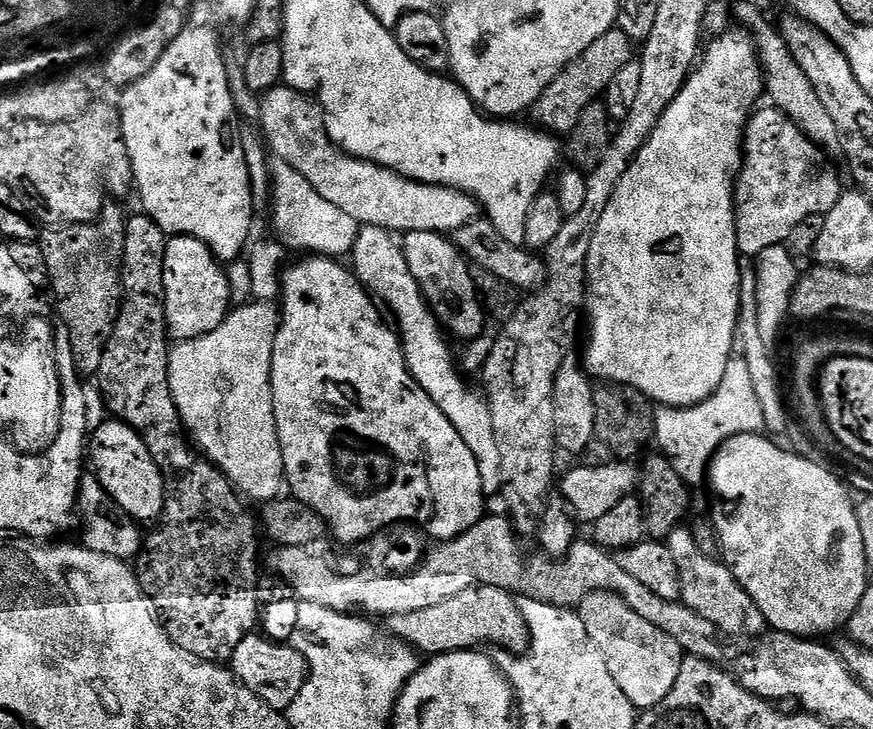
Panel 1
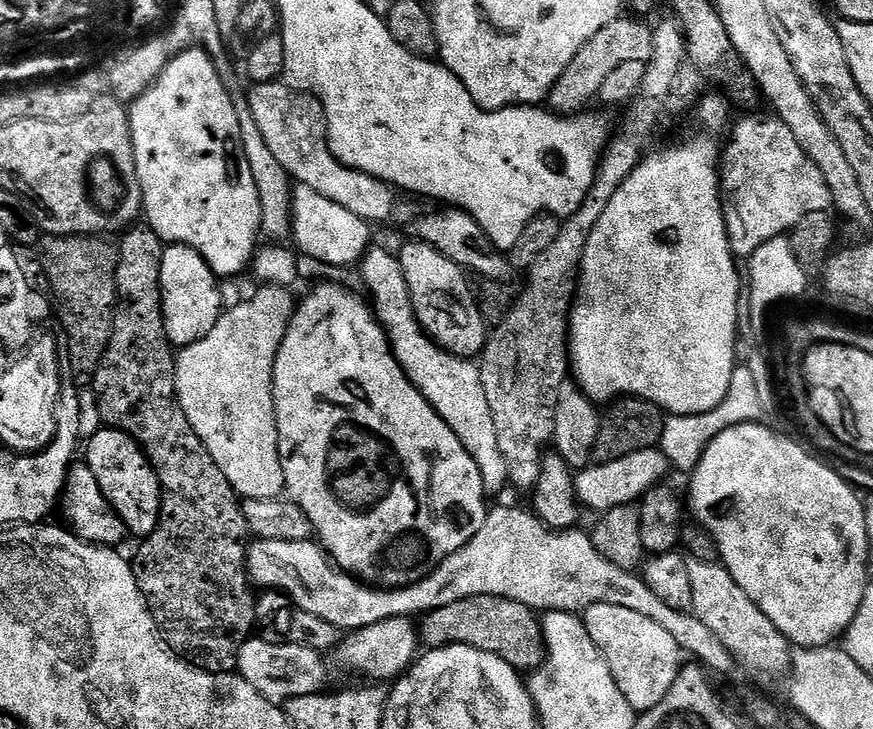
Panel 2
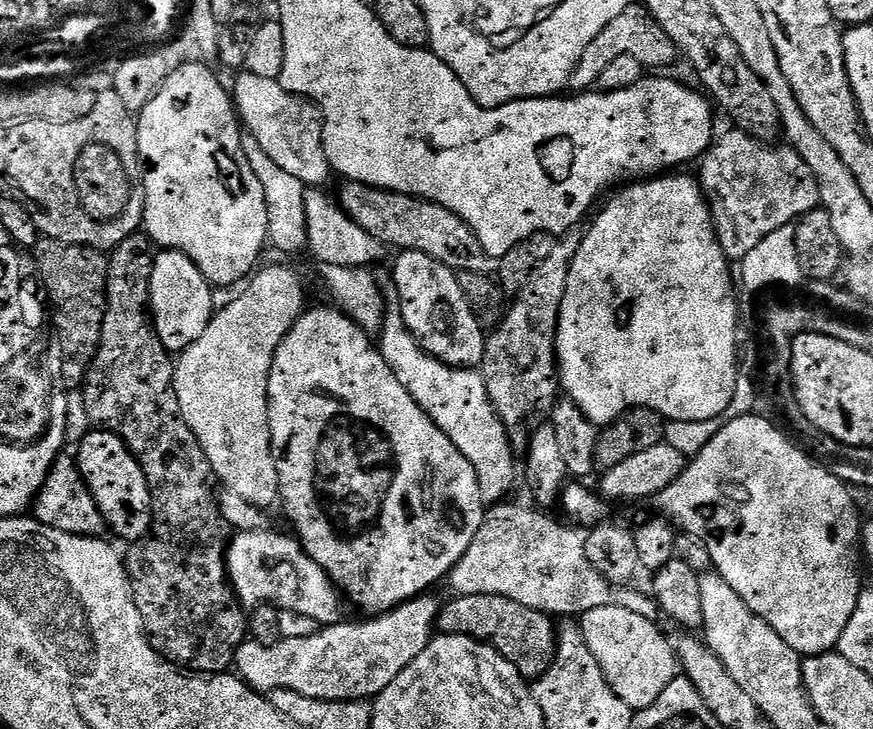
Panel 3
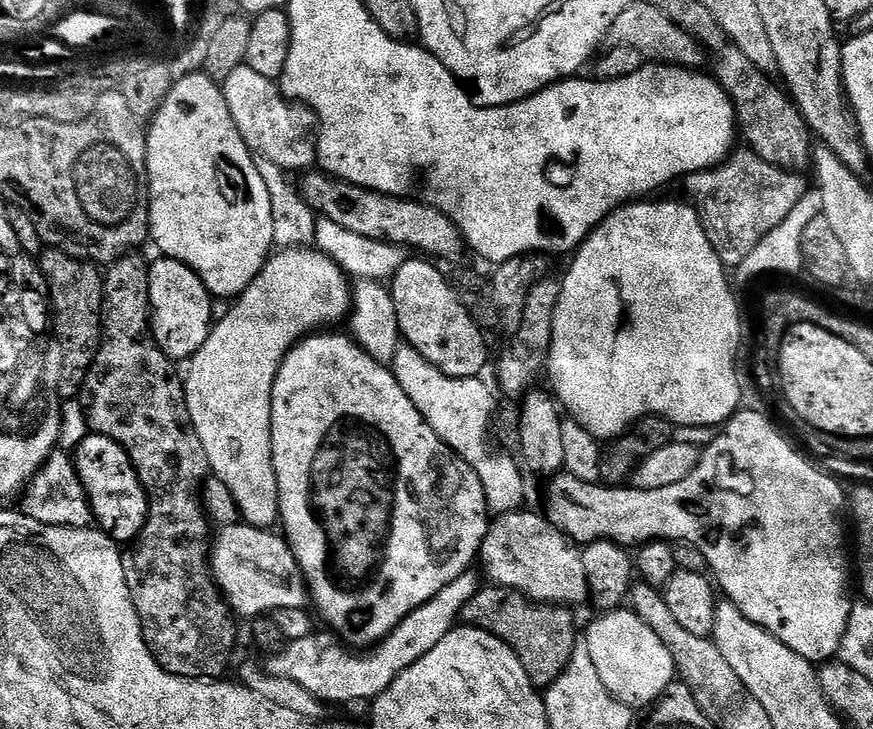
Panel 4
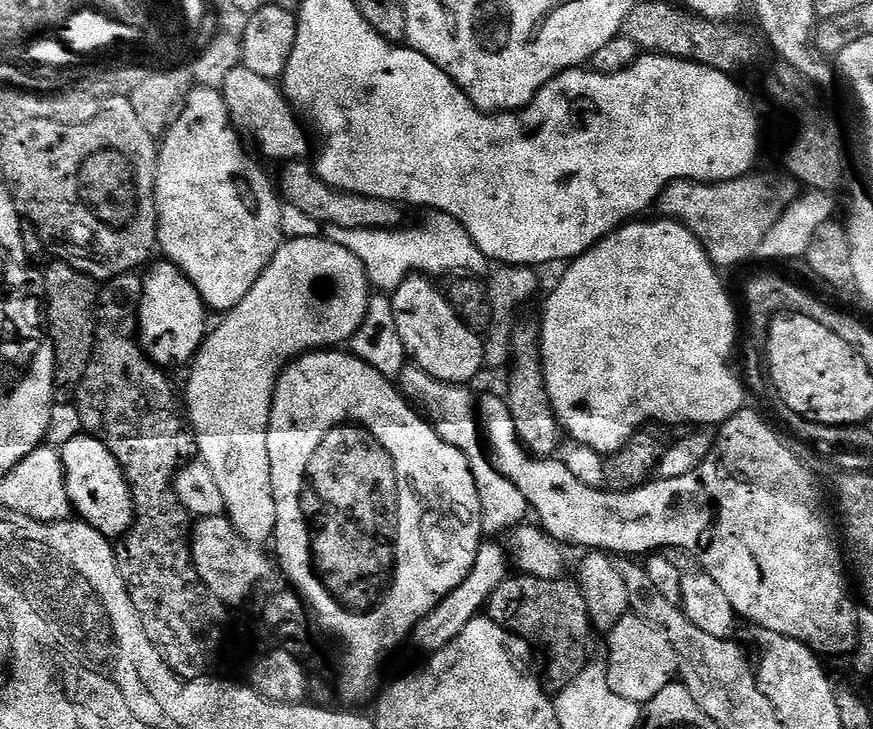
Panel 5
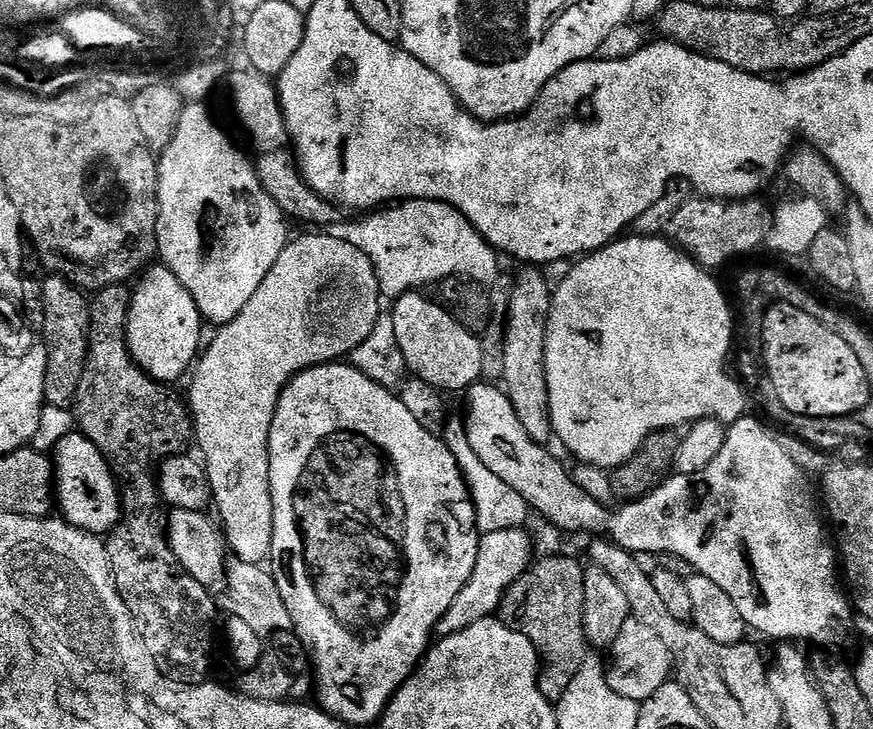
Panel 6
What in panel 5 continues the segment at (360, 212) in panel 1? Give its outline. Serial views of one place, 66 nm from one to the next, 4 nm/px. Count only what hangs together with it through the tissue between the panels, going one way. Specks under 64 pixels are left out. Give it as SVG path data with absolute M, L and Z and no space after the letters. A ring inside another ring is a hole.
M238 67L230 71L226 75L226 80L222 87L222 95L224 98L224 105L228 107L228 119L237 133L249 136L250 139L256 143L256 148L268 160L278 160L278 162L285 161L299 161L301 158L308 155L308 136L304 133L305 125L299 124L297 113L294 111L291 104L288 103L287 96L273 81L261 78L260 75L254 74L254 70Z

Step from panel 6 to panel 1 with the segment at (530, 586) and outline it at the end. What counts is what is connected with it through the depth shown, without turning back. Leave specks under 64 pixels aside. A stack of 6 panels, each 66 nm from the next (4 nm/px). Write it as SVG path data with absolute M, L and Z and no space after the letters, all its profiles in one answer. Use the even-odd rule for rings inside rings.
M485 584L462 590L462 594L454 594L454 598L446 598L446 602L441 602L439 606L430 606L427 610L414 610L414 614L394 614L387 617L386 624L391 635L428 658L447 652L480 650L484 648L483 644L504 648L500 650L508 654L523 654L532 641L517 601L501 588Z

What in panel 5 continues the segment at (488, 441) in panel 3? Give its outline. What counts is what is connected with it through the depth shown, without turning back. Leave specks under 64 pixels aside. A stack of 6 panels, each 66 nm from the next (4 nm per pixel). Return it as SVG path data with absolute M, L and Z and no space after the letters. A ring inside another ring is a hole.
M405 366L401 370L398 387L405 397L416 396L415 403L426 413L427 419L442 438L442 442L450 442L450 446L466 454L478 488L478 498L482 502L482 522L485 533L508 534L513 528L518 528L525 523L529 519L530 509L522 490L518 490L518 486L514 486L514 482L510 482L510 478L503 476L488 459L485 445L482 443L482 430L478 425L478 404L474 396L472 400L473 389L462 384L447 384L438 378L430 378L426 370L415 366Z

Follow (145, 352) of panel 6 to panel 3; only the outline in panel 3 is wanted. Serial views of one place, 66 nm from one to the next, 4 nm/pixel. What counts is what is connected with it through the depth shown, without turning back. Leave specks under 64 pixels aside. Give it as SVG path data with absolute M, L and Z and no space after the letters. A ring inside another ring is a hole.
M160 250L155 253L154 274L150 282L152 298L152 325L156 328L158 338L162 338L162 346L173 354L179 354L194 346L202 334L206 334L206 326L210 326L214 315L212 308L213 285L186 258L186 254L171 250Z

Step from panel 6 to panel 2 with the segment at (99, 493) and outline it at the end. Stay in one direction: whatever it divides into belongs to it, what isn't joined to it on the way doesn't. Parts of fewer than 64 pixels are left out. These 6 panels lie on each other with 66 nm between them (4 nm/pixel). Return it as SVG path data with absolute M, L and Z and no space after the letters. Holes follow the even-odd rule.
M104 426L87 441L86 448L86 463L90 470L94 470L94 478L98 478L102 494L106 494L110 506L114 506L129 533L133 537L136 535L136 538L154 534L160 525L160 483L138 442L117 428Z

